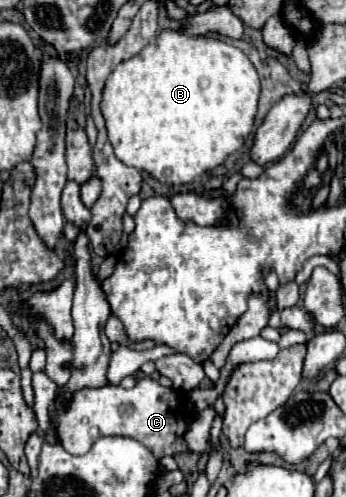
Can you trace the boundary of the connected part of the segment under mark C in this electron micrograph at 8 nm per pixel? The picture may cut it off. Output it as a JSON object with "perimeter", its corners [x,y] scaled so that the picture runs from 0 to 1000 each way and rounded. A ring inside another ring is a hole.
{"perimeter":[[[439,759],[399,763],[393,779],[358,783],[347,775],[295,775],[295,779],[243,779],[208,791],[191,815],[145,823],[145,843],[162,855],[179,899],[208,915],[249,911],[277,883],[301,875],[364,875],[451,911],[451,924],[474,915],[503,915],[538,907],[526,883],[543,863],[543,847],[514,851],[526,823],[514,815],[514,791],[503,783],[468,779]]]}

